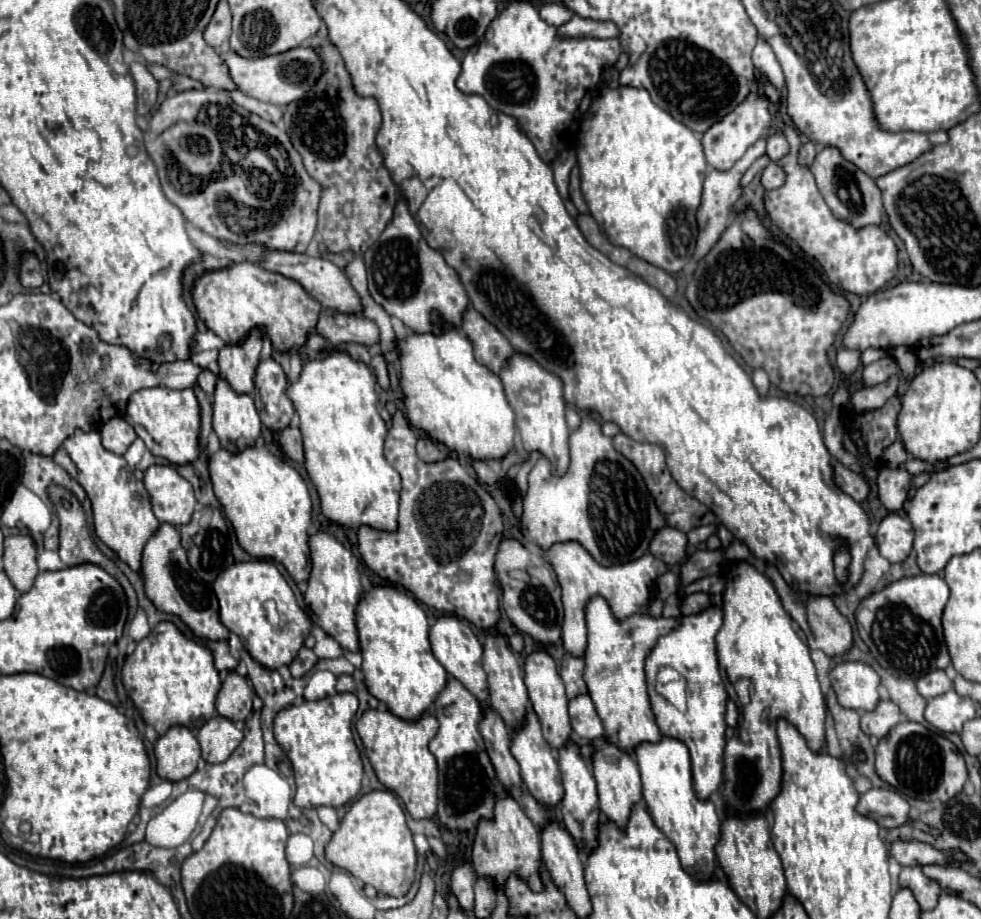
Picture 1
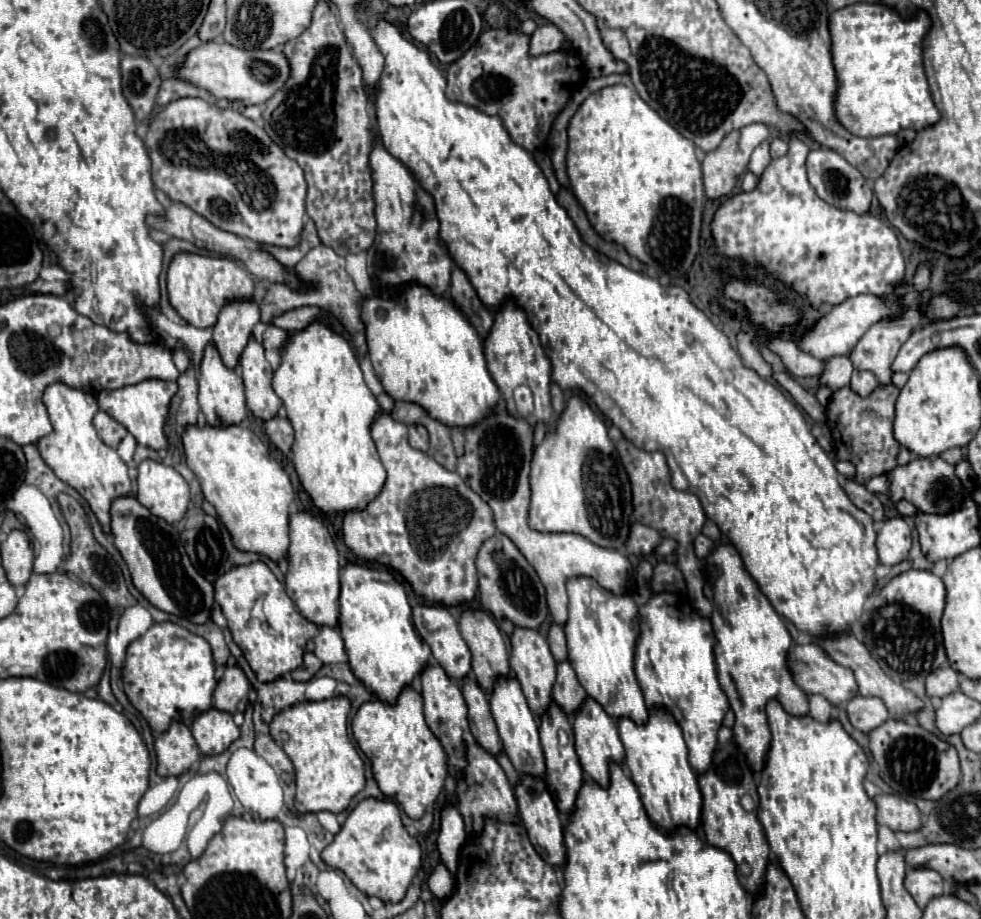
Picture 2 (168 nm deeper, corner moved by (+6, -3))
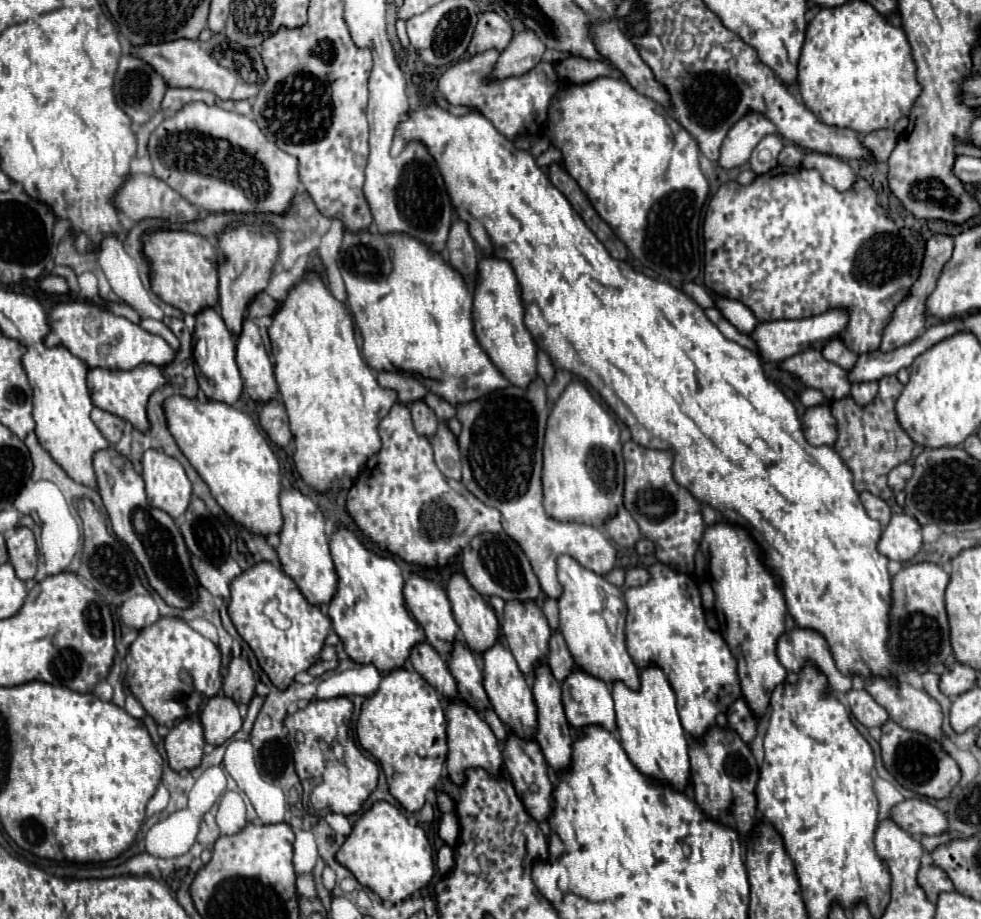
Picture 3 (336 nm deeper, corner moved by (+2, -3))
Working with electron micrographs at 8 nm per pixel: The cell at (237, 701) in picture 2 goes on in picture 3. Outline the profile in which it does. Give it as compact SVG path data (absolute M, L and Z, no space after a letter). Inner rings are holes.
M242 657L232 659L228 667L228 675L224 679L224 687L222 687L224 695L230 697L238 705L240 703L248 705L250 699L254 697L254 685L256 685L256 679L248 661Z

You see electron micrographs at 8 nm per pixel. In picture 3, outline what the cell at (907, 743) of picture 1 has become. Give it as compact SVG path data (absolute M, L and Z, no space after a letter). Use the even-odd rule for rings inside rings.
M886 721L886 725L882 725L880 753L882 753L884 767L894 775L894 779L902 787L916 791L922 797L930 797L930 799L950 797L952 789L958 785L958 781L962 777L958 763L942 749L942 745L938 741L934 741L922 733L902 729L894 721Z

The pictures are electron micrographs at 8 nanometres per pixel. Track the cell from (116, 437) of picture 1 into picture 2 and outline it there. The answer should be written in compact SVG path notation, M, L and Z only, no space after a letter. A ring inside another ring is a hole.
M98 411L98 413L94 415L94 427L96 427L100 439L102 439L106 445L110 445L110 447L116 447L116 445L122 441L122 437L128 433L124 425L120 425L118 421L114 421L114 419L112 419L108 413L104 413L104 411Z

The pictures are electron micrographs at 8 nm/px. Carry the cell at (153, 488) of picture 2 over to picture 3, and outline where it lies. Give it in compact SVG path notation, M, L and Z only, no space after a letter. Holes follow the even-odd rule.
M148 449L144 453L142 465L142 477L150 505L154 503L156 509L166 511L172 519L184 515L192 497L192 485L182 465L156 449Z

